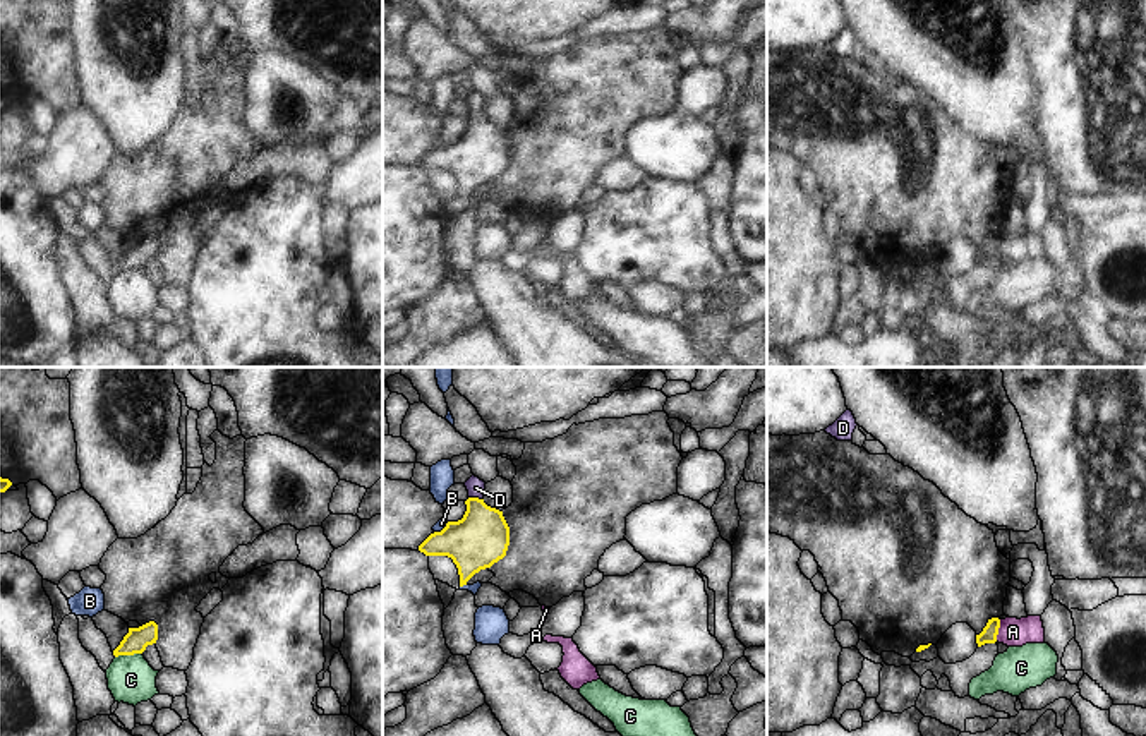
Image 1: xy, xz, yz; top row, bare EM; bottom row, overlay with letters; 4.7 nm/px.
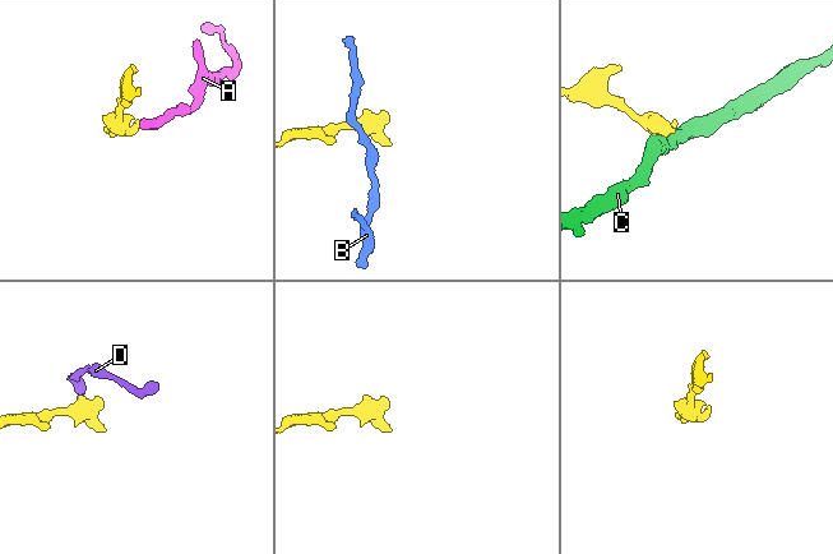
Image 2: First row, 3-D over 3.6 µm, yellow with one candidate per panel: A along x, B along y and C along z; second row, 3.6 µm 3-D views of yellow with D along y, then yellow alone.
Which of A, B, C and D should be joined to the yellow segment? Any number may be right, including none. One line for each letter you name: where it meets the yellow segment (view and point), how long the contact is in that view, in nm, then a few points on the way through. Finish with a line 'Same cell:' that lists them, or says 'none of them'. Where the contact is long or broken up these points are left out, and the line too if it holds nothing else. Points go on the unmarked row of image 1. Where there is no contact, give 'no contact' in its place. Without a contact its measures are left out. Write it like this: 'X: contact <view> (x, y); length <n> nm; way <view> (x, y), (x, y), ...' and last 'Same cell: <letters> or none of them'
A: contact yz (997, 246); length 110 nm; way yz (989, 251), (997, 246), (1013, 247)
D: contact xz (476, 114); length 70 nm; way xz (477, 156), (476, 114), (476, 103)
Same cell: A, D

